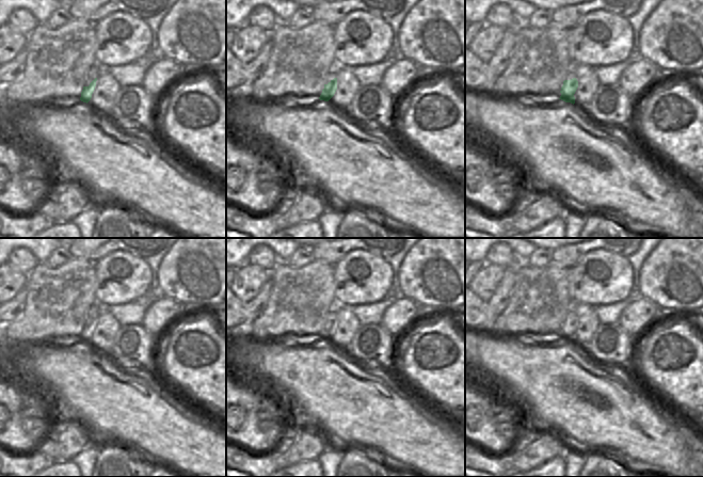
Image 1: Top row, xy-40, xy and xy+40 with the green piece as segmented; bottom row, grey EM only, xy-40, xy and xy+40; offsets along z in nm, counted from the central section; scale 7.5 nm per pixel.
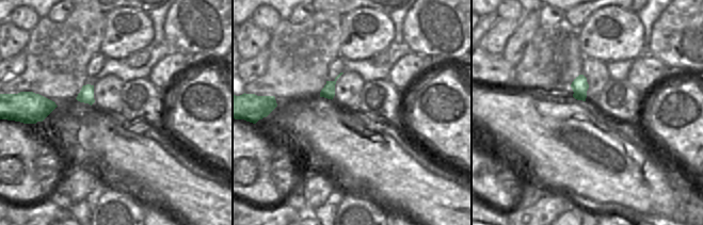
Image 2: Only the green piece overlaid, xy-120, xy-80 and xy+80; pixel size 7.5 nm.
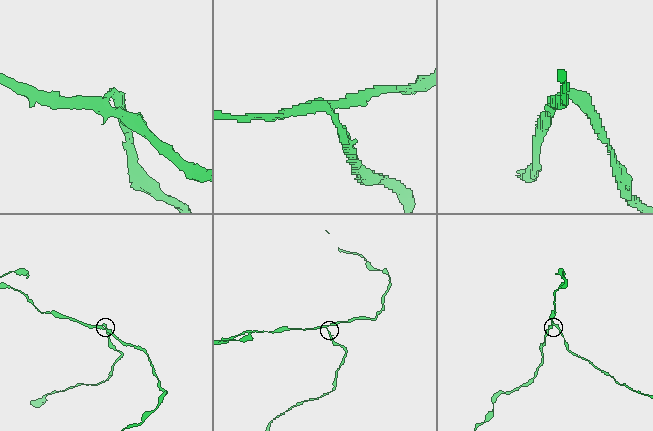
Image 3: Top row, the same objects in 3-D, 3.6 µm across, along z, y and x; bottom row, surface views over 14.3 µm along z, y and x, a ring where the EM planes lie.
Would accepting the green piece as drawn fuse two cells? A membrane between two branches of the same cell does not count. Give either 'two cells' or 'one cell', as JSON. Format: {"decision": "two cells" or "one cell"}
{"decision": "two cells"}

